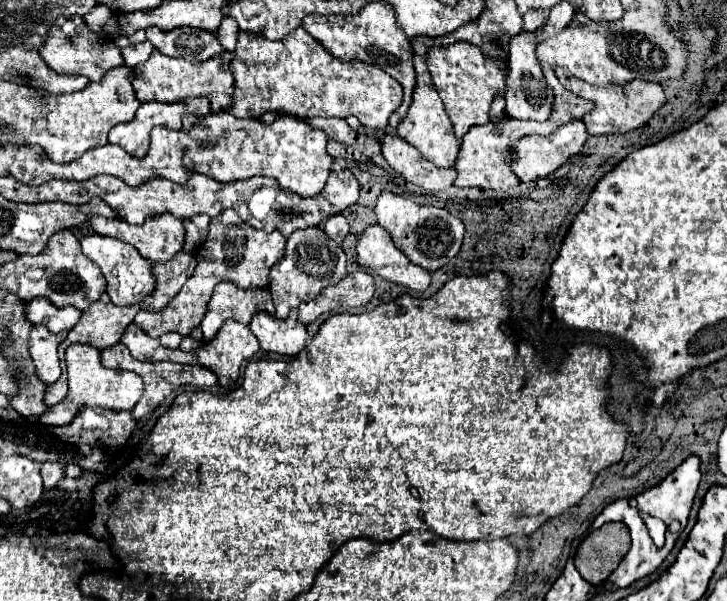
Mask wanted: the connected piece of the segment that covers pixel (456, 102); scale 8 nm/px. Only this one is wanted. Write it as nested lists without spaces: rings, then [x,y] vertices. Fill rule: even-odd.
[[[451,44],[449,48],[433,48],[433,52],[429,52],[427,64],[437,92],[445,102],[447,114],[455,126],[457,138],[463,138],[471,126],[489,122],[489,106],[493,102],[493,96],[497,96],[497,92],[501,92],[501,96],[505,94],[505,64],[497,64],[495,60],[481,56],[481,50],[473,48],[473,44]]]

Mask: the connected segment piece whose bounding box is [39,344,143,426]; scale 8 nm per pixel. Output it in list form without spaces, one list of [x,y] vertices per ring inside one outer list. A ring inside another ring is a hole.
[[[71,344],[65,352],[67,372],[69,372],[69,394],[63,402],[53,406],[49,416],[39,418],[41,426],[67,426],[73,422],[75,414],[85,406],[97,406],[109,410],[133,410],[143,394],[143,380],[135,372],[109,370],[101,364],[101,352],[89,344]]]

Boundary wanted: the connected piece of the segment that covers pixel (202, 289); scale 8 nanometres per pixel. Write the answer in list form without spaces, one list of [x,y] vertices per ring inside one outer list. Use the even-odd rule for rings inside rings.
[[[229,210],[211,220],[209,236],[203,244],[205,252],[195,252],[197,268],[195,274],[183,284],[181,292],[159,312],[159,314],[137,314],[133,322],[149,336],[159,338],[167,332],[177,332],[181,336],[189,336],[203,320],[207,312],[207,304],[211,300],[213,288],[219,282],[233,282],[239,288],[267,288],[269,286],[269,270],[271,266],[283,258],[285,254],[285,238],[281,232],[261,232],[249,228],[237,212]]]

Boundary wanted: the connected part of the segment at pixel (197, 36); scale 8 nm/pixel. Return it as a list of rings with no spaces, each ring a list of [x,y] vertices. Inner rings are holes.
[[[155,26],[147,28],[147,40],[165,56],[171,58],[185,58],[185,60],[209,60],[213,56],[219,56],[223,52],[223,46],[219,44],[217,36],[213,32],[197,30],[197,28],[175,28],[169,32],[163,32]]]

